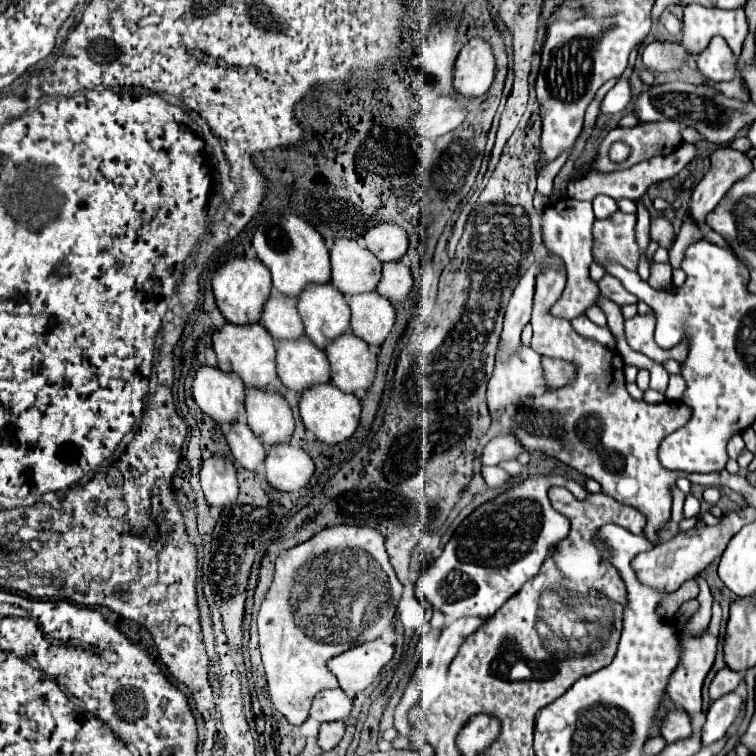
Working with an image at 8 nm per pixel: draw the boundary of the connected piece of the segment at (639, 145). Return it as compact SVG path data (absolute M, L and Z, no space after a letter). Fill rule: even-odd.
M678 121L643 122L637 127L616 127L610 130L599 147L599 157L593 169L609 173L633 167L641 161L651 159L655 153L669 155L681 145L681 126ZM615 141L625 141L631 147L631 155L623 163L613 163L609 159L609 147ZM657 145L657 151L655 151Z

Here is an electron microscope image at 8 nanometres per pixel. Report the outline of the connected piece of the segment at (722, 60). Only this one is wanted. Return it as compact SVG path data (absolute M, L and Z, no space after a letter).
M713 37L709 47L697 57L697 67L701 75L711 83L731 81L735 77L735 65L737 59L723 37Z

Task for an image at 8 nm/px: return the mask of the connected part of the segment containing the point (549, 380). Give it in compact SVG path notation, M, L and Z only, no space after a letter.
M543 357L541 359L541 367L543 367L545 385L553 387L553 389L573 381L573 377L575 377L575 369L567 361L553 361L553 359Z

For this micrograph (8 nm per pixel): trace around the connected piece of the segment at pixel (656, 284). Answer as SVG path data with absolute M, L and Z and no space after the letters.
M653 263L651 265L651 277L647 281L653 289L657 291L667 291L673 285L671 279L671 265L663 265L663 263Z

